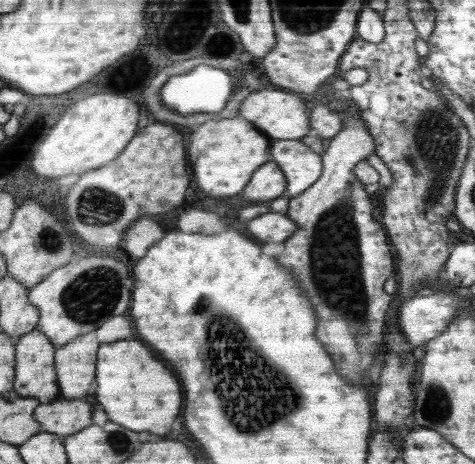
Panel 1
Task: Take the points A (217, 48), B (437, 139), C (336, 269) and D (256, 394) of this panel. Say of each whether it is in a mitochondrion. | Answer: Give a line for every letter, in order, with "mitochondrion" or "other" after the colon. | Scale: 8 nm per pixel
A: other
B: mitochondrion
C: mitochondrion
D: mitochondrion

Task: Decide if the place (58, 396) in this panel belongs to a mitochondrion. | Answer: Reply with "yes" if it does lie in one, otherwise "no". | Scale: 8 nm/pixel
no

